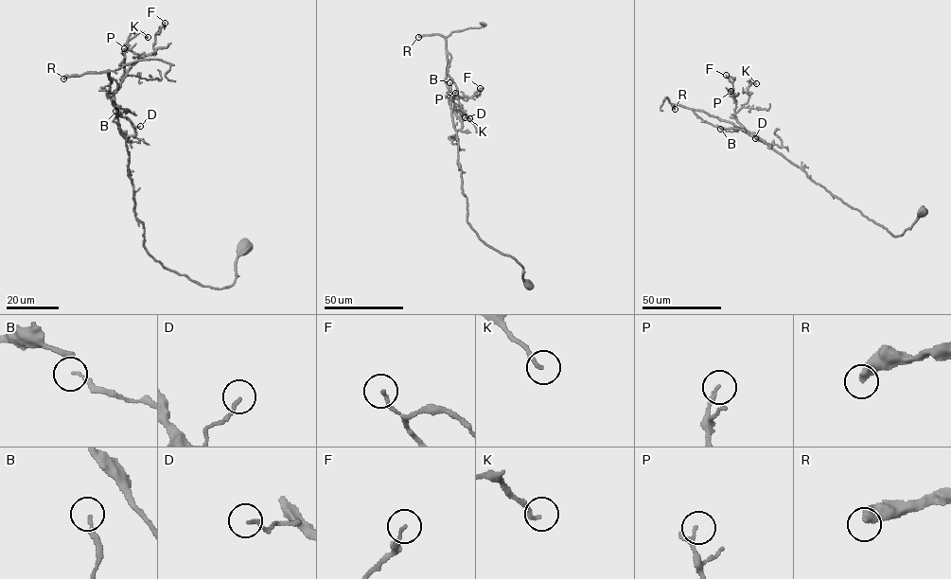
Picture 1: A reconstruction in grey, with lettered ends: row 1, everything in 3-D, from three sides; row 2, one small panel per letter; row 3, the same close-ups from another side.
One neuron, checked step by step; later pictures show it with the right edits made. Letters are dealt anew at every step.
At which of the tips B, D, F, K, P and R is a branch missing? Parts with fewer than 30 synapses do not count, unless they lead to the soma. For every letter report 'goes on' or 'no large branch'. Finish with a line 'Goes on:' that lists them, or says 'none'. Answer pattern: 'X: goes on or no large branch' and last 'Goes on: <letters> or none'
B: no large branch
D: no large branch
F: no large branch
K: no large branch
P: no large branch
R: goes on
Goes on: R

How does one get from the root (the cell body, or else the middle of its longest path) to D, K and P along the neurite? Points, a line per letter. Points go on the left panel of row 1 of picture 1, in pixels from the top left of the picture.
D: (243, 248), (235, 281), (221, 289), (202, 286), (149, 254), (128, 175), (126, 138), (140, 126)
K: (243, 248), (235, 281), (215, 289), (167, 270), (144, 246), (113, 96), (127, 42), (139, 33), (148, 37)
P: (243, 248), (235, 281), (215, 289), (167, 270), (144, 248), (113, 99), (127, 74), (124, 48)

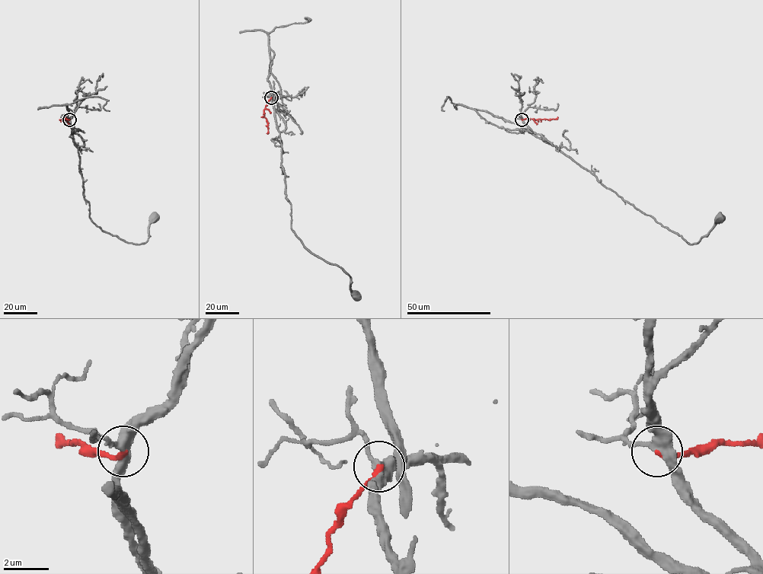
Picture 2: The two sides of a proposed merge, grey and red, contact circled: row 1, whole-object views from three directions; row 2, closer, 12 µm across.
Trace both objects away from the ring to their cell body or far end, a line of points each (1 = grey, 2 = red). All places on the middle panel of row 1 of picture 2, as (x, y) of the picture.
1: (272, 97), (279, 132), (285, 197), (291, 204), (291, 228), (312, 253), (346, 272), (355, 294)
2: (272, 97), (263, 110), (268, 124), (266, 133)

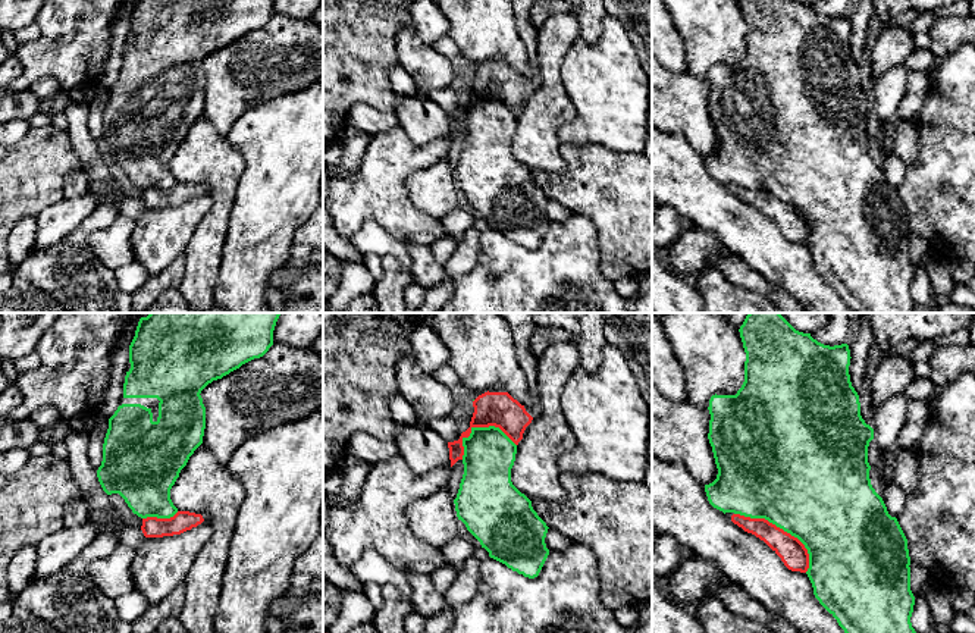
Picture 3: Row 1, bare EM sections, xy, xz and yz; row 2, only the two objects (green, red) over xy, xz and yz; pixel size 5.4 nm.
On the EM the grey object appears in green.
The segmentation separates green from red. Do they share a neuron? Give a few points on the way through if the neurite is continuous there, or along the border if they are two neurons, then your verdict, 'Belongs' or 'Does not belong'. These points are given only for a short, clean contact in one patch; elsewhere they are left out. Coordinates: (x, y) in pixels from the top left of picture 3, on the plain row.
Does not belong

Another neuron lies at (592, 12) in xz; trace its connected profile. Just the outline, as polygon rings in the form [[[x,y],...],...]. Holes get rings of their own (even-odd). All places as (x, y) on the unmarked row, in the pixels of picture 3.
[[[580,0],[580,9],[576,13],[581,28],[581,38],[586,43],[596,43],[602,37],[602,21],[605,19],[604,0]]]

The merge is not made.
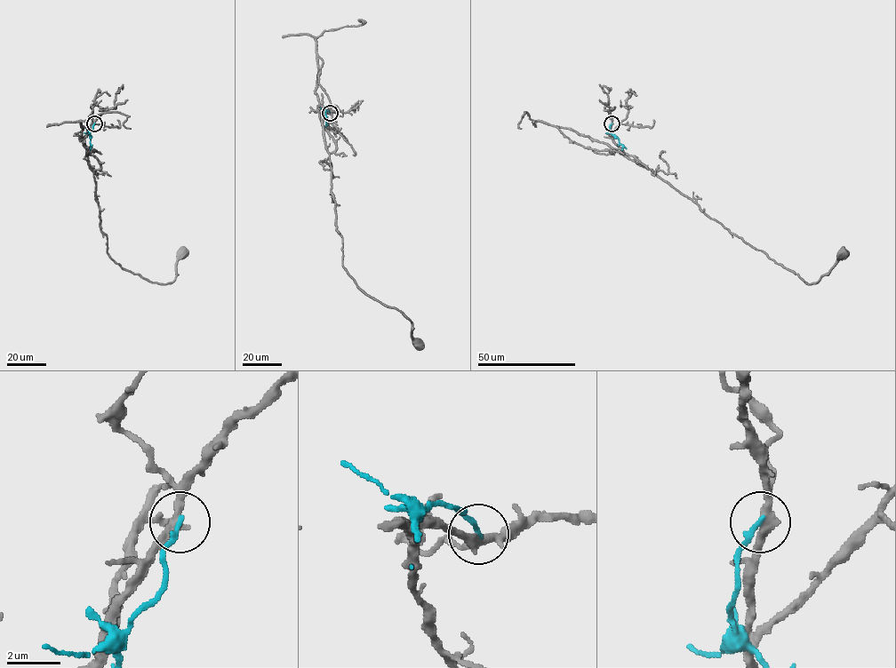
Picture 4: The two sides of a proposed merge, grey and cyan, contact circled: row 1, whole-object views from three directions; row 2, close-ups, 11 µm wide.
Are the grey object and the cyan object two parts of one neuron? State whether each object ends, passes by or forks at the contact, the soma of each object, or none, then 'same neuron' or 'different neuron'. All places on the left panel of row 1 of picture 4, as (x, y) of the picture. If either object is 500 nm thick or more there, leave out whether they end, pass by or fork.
grey passes by; cyan ends; soma grey (181, 253); soma cyan none; different neuron

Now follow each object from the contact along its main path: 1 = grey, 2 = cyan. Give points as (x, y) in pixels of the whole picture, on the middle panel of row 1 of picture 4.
1: (330, 113), (322, 112), (319, 117), (329, 154), (344, 268), (367, 295), (406, 316), (417, 343)
2: (330, 113), (325, 112), (324, 127)

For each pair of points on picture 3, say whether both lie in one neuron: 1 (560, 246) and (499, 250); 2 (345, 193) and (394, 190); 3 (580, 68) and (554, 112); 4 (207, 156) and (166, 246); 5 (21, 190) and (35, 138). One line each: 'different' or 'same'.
1: same
2: same
3: different
4: different
5: same

